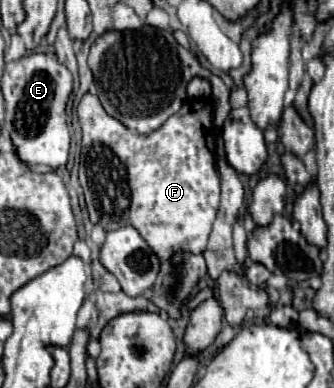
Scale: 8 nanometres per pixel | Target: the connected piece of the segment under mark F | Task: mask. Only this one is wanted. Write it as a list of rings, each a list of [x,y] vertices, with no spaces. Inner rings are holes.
[[[91,93],[81,97],[77,115],[83,129],[79,183],[85,193],[91,221],[103,225],[105,231],[133,225],[161,261],[169,261],[181,251],[203,253],[221,201],[221,179],[217,179],[215,135],[211,125],[211,99],[185,99],[183,107],[151,135],[137,135],[137,131],[129,131],[129,127],[113,119]]]

